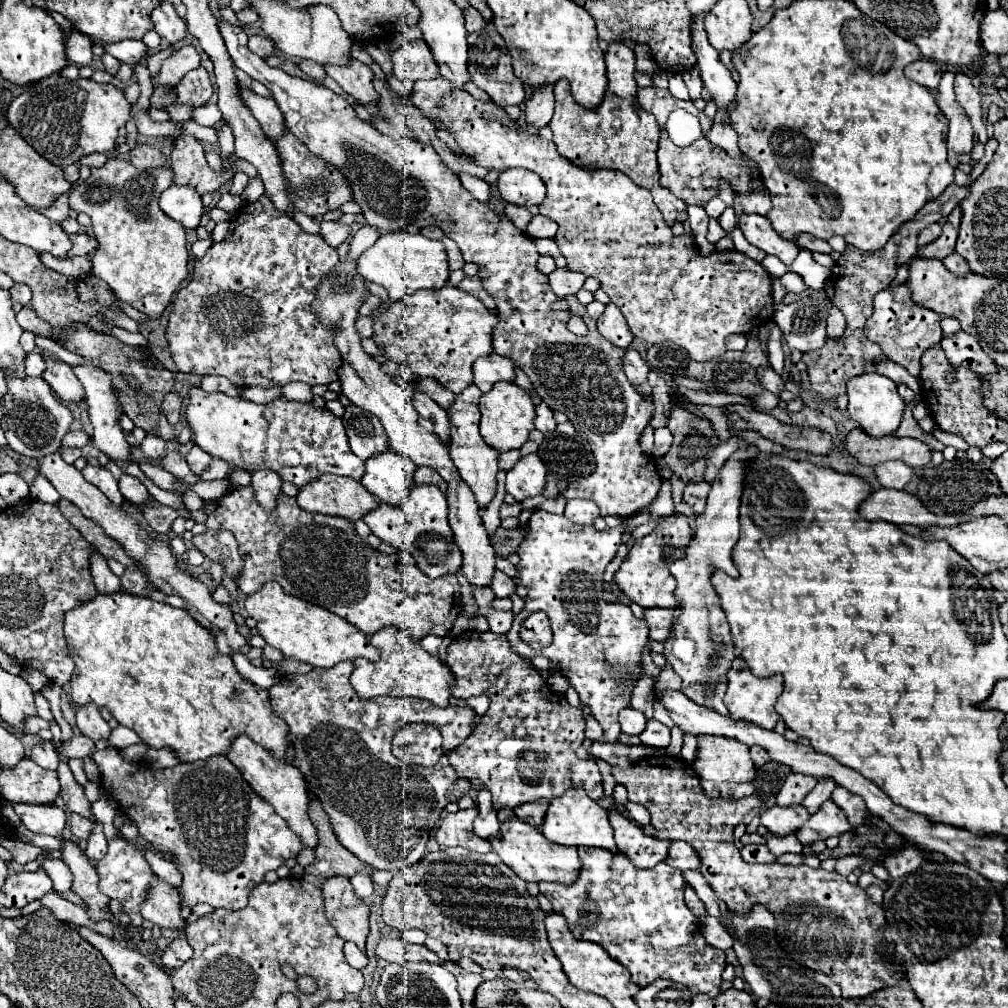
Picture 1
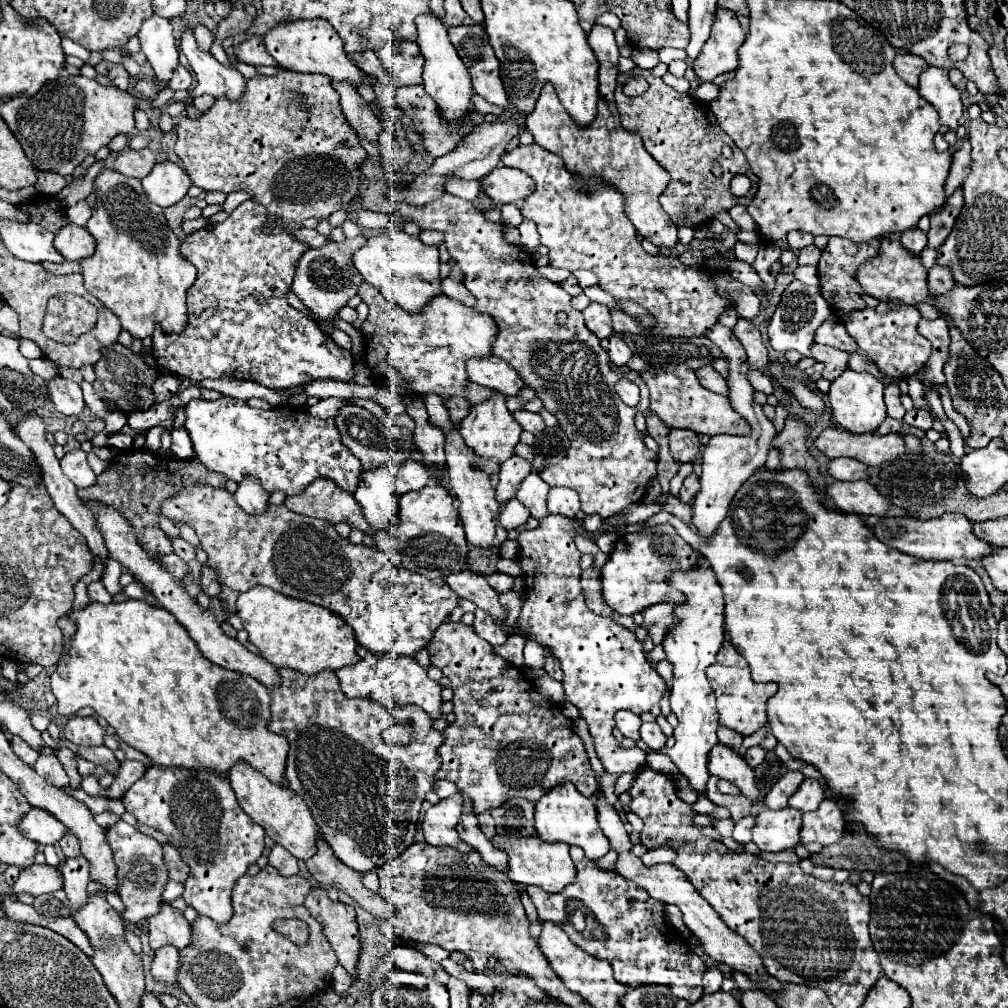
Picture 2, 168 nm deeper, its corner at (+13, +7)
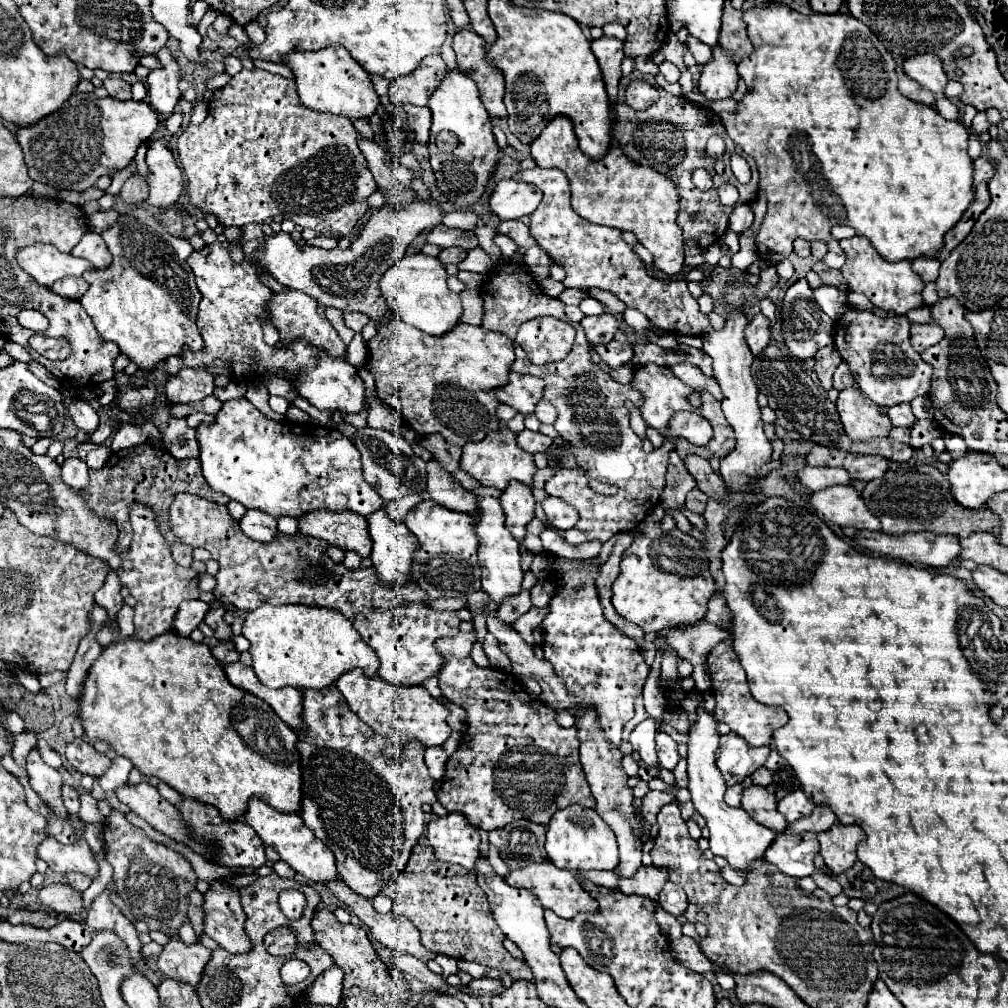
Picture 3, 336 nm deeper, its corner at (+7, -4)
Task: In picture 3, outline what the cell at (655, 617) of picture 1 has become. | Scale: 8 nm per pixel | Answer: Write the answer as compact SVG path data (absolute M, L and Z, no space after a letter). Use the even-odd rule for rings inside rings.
M704 620L686 628L670 628L670 632L666 634L668 646L676 648L680 658L692 664L692 678L700 692L706 692L712 687L710 676L706 672L706 658L712 652L712 648L724 642L728 636L730 632L726 628L708 624Z

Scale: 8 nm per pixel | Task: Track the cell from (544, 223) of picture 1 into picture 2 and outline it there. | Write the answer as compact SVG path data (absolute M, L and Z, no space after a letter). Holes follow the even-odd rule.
M524 219L524 221L520 223L518 231L520 231L520 235L522 235L520 247L522 247L524 251L532 253L532 249L534 249L536 245L540 245L540 241L538 241L538 231L536 231L536 225L534 225L534 221L530 221L530 219Z

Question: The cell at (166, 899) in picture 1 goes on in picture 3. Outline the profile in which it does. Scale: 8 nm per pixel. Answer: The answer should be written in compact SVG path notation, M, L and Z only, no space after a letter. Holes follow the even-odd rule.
M172 940L164 946L156 966L164 976L190 984L196 990L202 970L208 964L210 956L212 956L212 952L206 946L202 946L200 942L186 946L180 940Z

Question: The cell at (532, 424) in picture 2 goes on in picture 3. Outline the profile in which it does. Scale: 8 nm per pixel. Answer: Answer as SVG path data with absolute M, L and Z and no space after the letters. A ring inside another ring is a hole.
M524 430L516 436L518 446L528 452L528 454L536 454L536 452L546 452L546 448L552 444L552 438L540 434L540 432L532 432L532 430Z

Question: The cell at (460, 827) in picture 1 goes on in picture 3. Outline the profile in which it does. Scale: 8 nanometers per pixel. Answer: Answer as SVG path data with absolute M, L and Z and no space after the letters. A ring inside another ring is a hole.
M458 814L436 818L426 828L426 838L438 860L472 870L480 858L480 834Z

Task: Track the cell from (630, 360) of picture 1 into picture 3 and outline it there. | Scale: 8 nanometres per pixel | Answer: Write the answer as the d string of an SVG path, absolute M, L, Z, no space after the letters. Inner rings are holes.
M612 340L610 344L596 344L594 350L602 358L602 362L606 362L610 368L618 368L618 366L626 364L632 358L630 344L618 342L618 340Z

